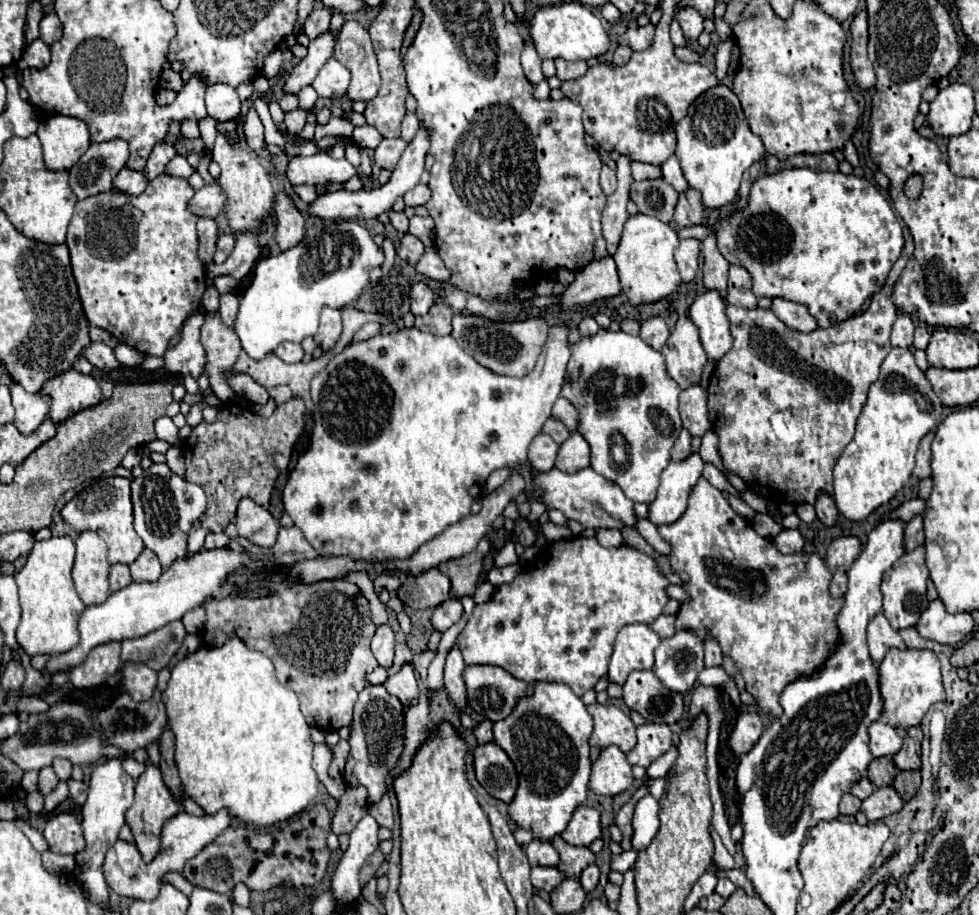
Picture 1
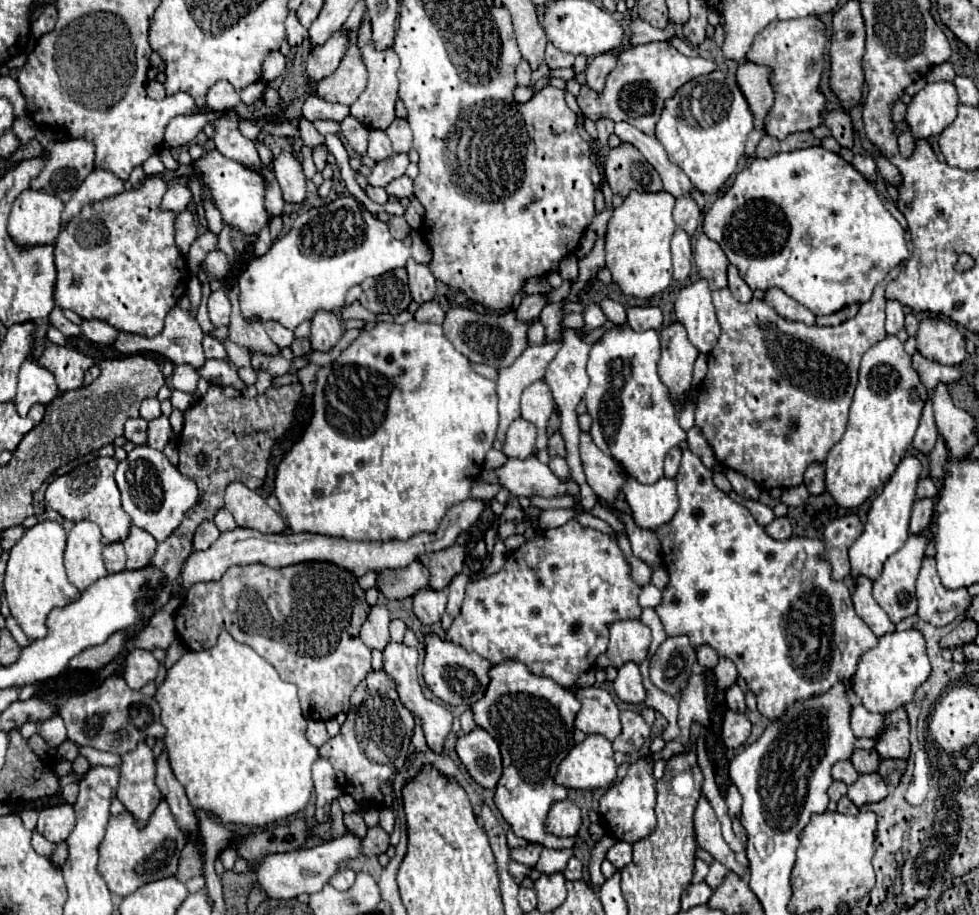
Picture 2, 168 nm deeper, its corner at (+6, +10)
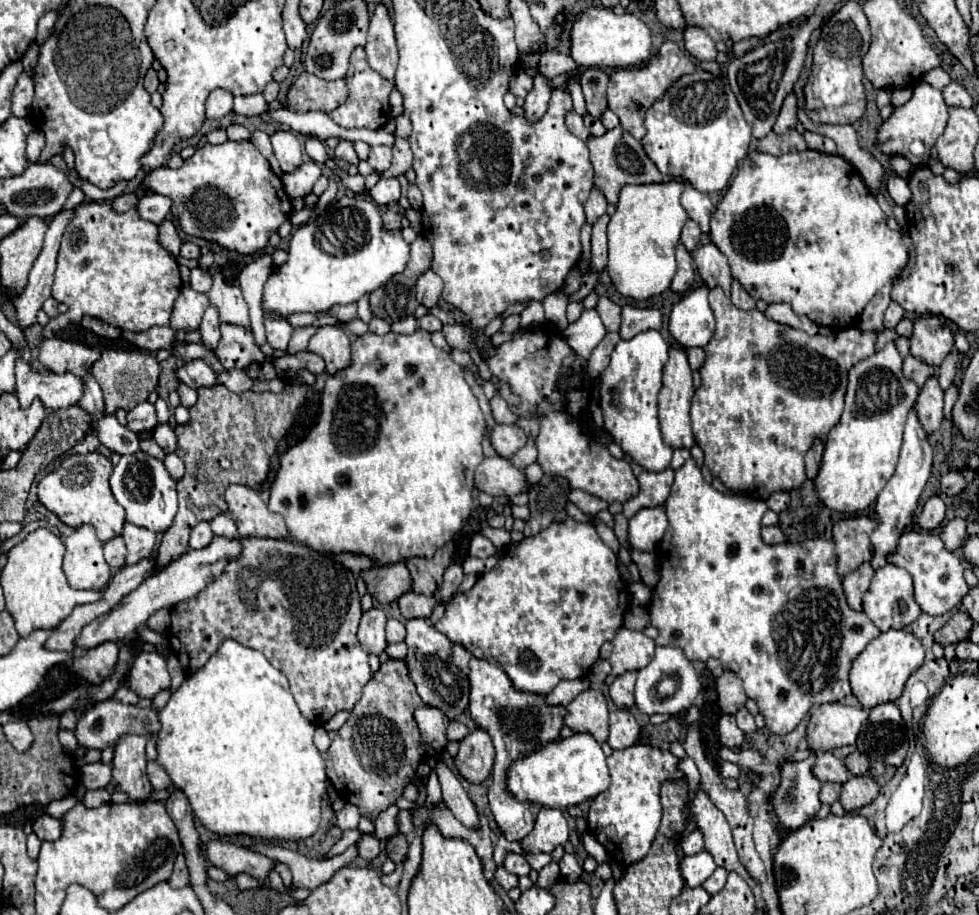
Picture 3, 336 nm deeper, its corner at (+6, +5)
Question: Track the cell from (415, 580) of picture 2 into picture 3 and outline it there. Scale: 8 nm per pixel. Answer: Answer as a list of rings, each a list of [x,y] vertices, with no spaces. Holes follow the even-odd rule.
[[[404,562],[390,564],[388,568],[372,568],[360,574],[368,586],[368,592],[380,602],[390,604],[398,600],[402,594],[410,592],[412,576]]]

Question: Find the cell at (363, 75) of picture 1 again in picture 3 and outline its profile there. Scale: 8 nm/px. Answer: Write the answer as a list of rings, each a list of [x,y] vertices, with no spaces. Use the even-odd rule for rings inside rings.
[[[302,72],[300,78],[288,90],[286,104],[294,112],[308,112],[308,110],[322,110],[332,112],[338,104],[344,104],[348,98],[346,80],[322,80],[310,72]]]

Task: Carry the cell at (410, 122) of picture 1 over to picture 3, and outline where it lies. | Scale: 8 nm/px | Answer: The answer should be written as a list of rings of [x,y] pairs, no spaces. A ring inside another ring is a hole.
[[[396,136],[394,138],[394,146],[392,146],[392,166],[382,172],[382,178],[394,178],[398,174],[404,174],[410,166],[412,166],[412,150],[406,138]]]

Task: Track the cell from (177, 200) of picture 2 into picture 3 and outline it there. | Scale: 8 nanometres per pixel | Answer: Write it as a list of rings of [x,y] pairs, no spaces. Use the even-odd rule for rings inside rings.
[[[146,194],[138,200],[140,218],[154,222],[154,224],[164,222],[166,216],[170,214],[170,210],[172,210],[172,200],[162,194]]]

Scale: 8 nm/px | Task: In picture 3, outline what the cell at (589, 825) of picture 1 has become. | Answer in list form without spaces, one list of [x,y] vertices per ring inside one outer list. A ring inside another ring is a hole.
[[[542,808],[534,830],[522,840],[526,852],[552,852],[558,844],[568,842],[568,820],[558,808]]]

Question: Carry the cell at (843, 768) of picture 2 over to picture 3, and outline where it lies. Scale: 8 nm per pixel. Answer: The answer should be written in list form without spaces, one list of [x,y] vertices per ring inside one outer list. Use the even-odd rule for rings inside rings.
[[[832,752],[818,754],[814,774],[818,776],[820,782],[840,782],[840,784],[844,784],[848,780],[848,768]]]

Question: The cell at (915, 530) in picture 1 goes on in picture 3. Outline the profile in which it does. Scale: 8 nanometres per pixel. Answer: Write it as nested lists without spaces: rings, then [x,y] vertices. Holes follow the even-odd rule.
[[[932,496],[926,500],[926,504],[922,506],[918,518],[916,518],[916,524],[918,528],[922,530],[934,530],[940,526],[940,522],[944,520],[944,502],[940,496]]]

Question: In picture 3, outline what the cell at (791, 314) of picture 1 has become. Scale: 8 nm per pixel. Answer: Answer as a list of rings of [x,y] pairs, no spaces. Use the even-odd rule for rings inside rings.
[[[770,304],[766,308],[766,316],[774,322],[780,322],[780,324],[786,324],[786,326],[792,326],[792,328],[798,328],[798,330],[804,330],[806,334],[816,334],[818,332],[818,326],[806,318],[806,316],[798,316],[794,314],[794,310],[790,308],[790,304]]]

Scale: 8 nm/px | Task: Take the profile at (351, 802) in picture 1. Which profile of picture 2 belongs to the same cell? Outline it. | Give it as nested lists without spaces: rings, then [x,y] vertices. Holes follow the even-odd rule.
[[[348,813],[348,815],[344,815],[344,825],[346,825],[354,835],[358,835],[360,839],[366,837],[368,827],[366,827],[364,819],[360,817],[360,813]]]

